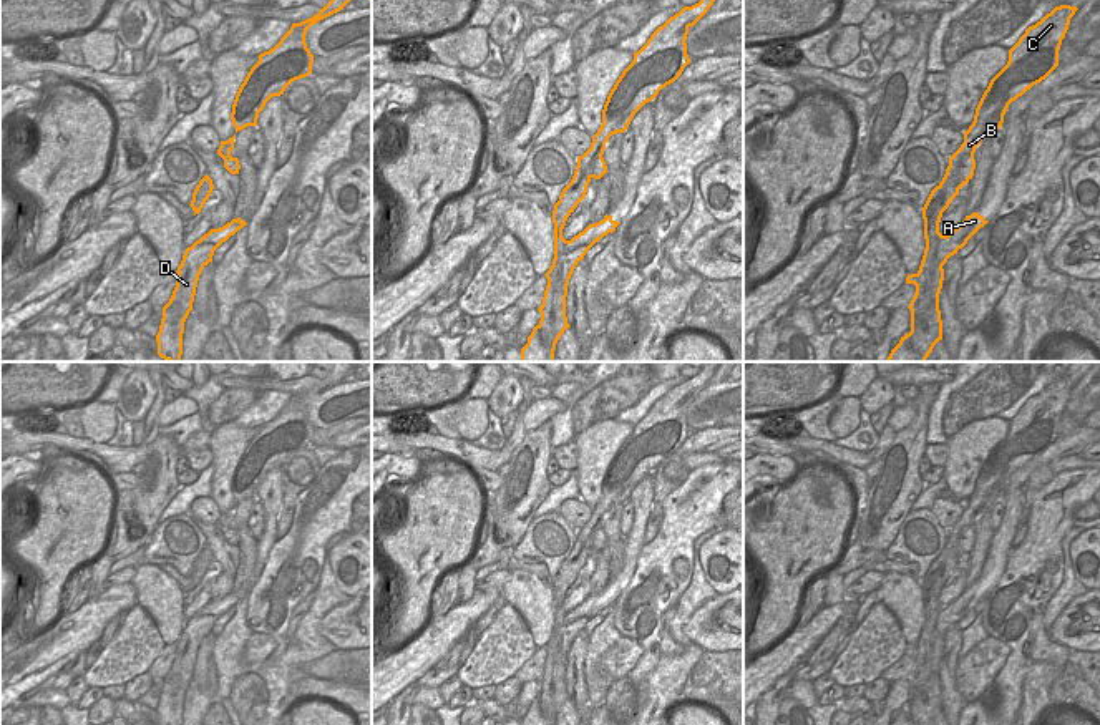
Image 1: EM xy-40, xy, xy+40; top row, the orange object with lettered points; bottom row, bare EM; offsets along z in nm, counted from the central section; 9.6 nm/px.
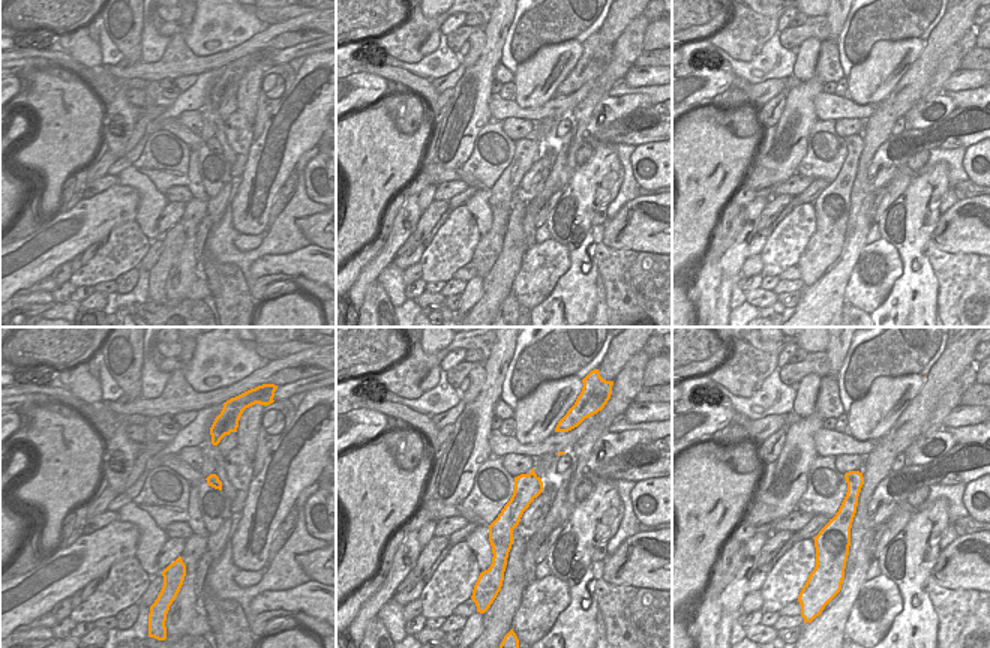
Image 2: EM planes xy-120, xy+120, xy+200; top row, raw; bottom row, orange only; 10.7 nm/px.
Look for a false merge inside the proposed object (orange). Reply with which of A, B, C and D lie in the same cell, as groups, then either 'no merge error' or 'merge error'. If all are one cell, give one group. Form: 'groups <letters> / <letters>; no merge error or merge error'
groups A D / B C; merge error

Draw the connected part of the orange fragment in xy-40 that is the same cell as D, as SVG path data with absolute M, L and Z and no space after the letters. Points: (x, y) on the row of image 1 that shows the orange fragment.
M232 219L219 229L211 229L186 249L178 280L169 302L163 307L163 319L156 335L158 355L168 362L181 362L184 322L194 302L196 287L202 269L212 262L214 251L242 229L247 222Z

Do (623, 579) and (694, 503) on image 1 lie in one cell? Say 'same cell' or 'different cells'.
different cells

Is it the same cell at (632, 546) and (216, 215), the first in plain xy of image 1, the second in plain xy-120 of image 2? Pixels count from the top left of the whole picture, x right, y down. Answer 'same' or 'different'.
different

